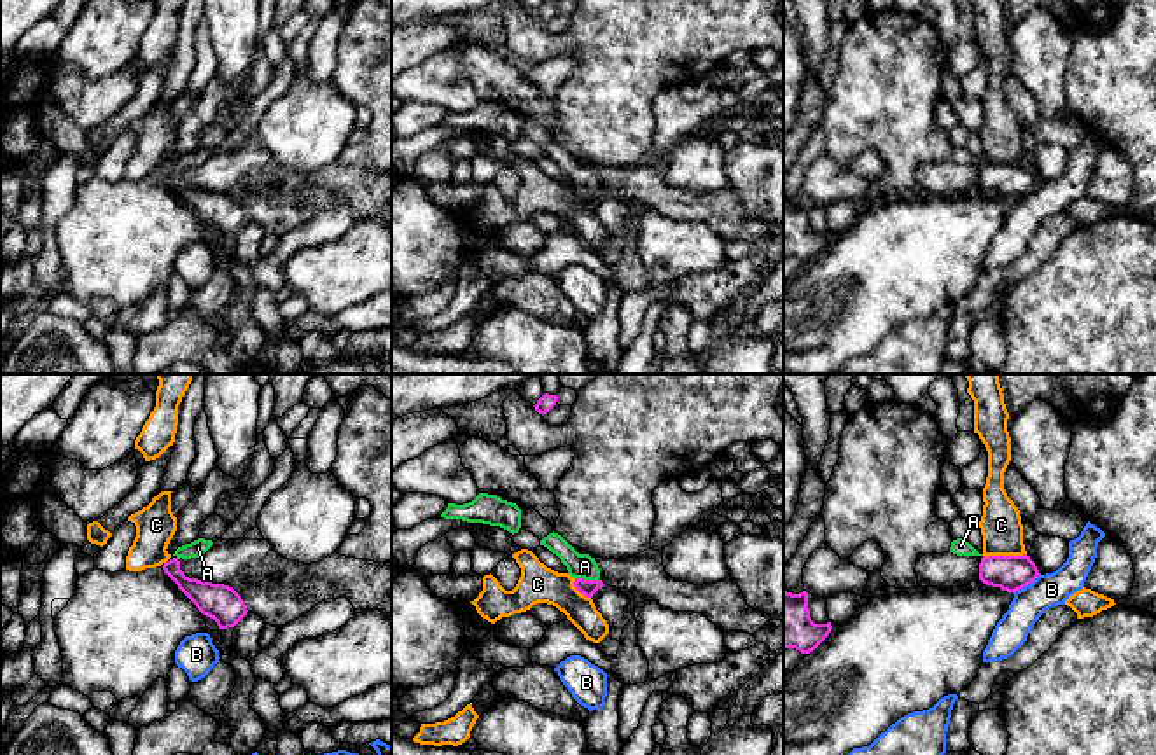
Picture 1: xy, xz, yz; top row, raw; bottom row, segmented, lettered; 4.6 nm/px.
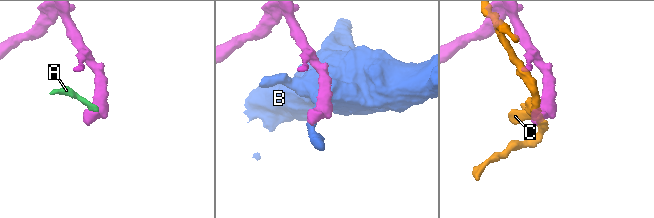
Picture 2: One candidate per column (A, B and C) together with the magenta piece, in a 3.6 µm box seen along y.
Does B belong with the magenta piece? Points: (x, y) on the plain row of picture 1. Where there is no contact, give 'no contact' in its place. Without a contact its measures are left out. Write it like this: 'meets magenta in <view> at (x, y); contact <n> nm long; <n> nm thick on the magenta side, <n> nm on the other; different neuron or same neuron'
meets magenta in yz at (1025, 193); contact 160 nm long; 160 nm thick on the magenta side, 160 nm on the other; different neuron

